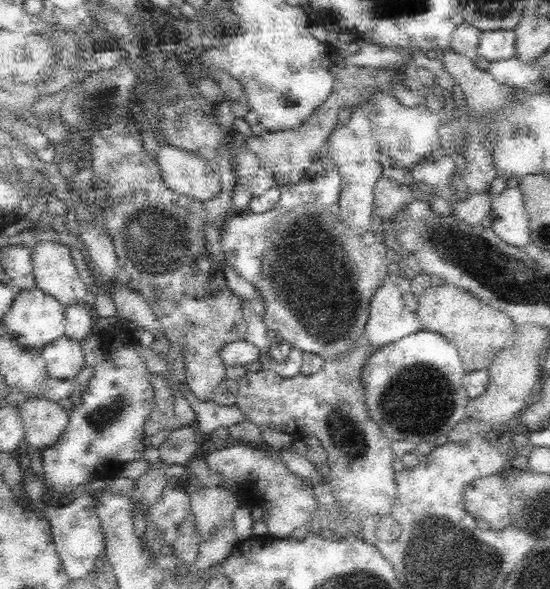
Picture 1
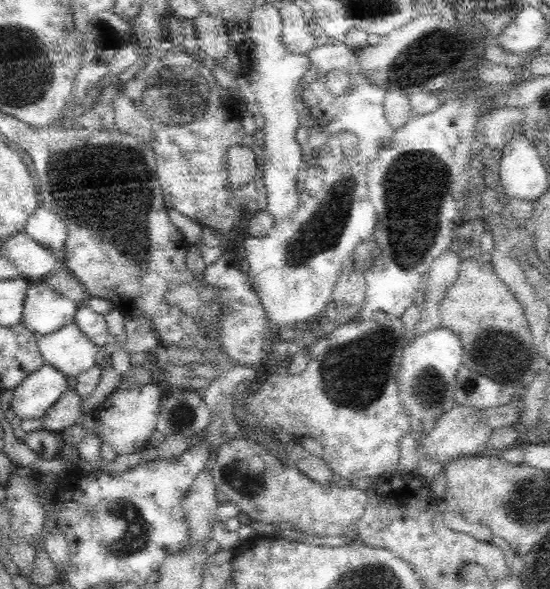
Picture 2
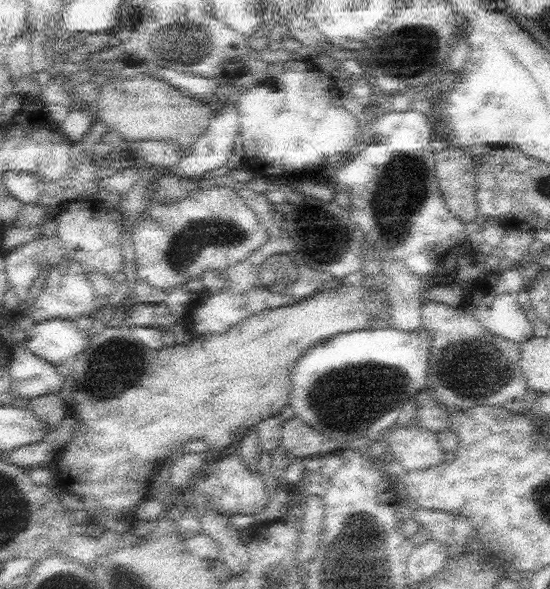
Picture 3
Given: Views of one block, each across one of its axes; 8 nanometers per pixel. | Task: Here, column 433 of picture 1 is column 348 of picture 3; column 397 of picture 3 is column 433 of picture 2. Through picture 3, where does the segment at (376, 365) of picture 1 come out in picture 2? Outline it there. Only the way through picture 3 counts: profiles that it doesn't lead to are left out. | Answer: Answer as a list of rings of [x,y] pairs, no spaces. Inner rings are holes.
[[[440,327],[421,335],[412,336],[411,341],[403,348],[396,385],[398,398],[406,414],[418,418],[421,422],[438,420],[444,412],[457,405],[454,398],[454,385],[457,372],[463,362],[463,346],[458,336],[449,328]]]

